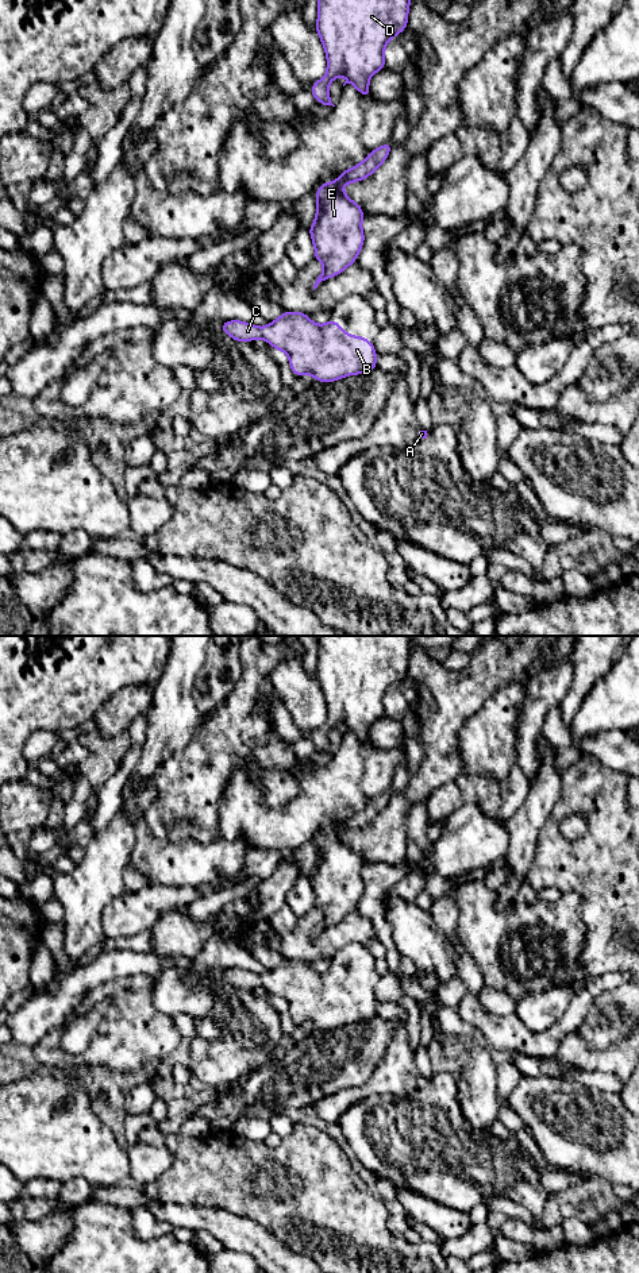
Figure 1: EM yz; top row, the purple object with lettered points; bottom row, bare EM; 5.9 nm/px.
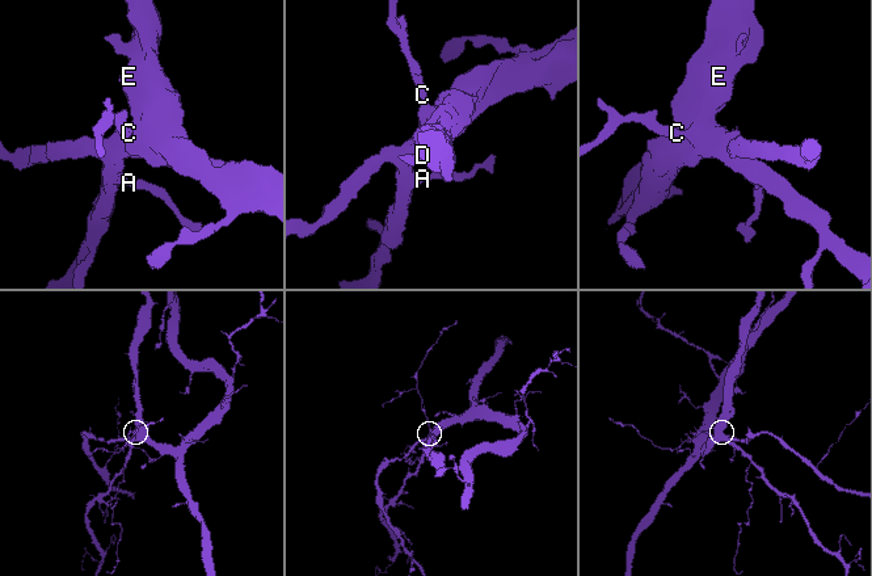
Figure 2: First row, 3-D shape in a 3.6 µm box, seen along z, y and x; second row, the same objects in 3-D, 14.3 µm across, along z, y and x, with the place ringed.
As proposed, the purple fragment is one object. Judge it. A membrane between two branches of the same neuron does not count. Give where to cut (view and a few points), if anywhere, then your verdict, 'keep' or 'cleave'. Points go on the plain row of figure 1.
cut none; keep

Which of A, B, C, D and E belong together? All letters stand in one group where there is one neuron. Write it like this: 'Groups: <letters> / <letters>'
Groups: A B C D E

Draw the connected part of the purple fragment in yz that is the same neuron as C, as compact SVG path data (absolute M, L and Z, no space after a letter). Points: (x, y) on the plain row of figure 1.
M284 958L277 968L263 976L242 968L224 968L222 980L236 991L265 987L276 998L285 999L296 1026L312 1022L316 1030L334 1030L347 1023L369 1022L377 1015L374 992L365 984L347 983L342 973L331 967L324 973L319 973L304 960Z

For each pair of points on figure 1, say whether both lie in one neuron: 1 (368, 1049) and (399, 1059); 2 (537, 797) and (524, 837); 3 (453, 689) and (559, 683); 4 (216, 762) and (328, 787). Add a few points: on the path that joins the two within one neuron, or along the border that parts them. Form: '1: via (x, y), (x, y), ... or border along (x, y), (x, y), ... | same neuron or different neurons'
1: border along (396, 1025), (385, 1054), (366, 1081) | different neurons
2: via (537, 806), (524, 828) | same neuron
3: border along (549, 666), (532, 672), (520, 683) | different neurons
4: border along (266, 768), (284, 770), (299, 783), (284, 806) | different neurons

